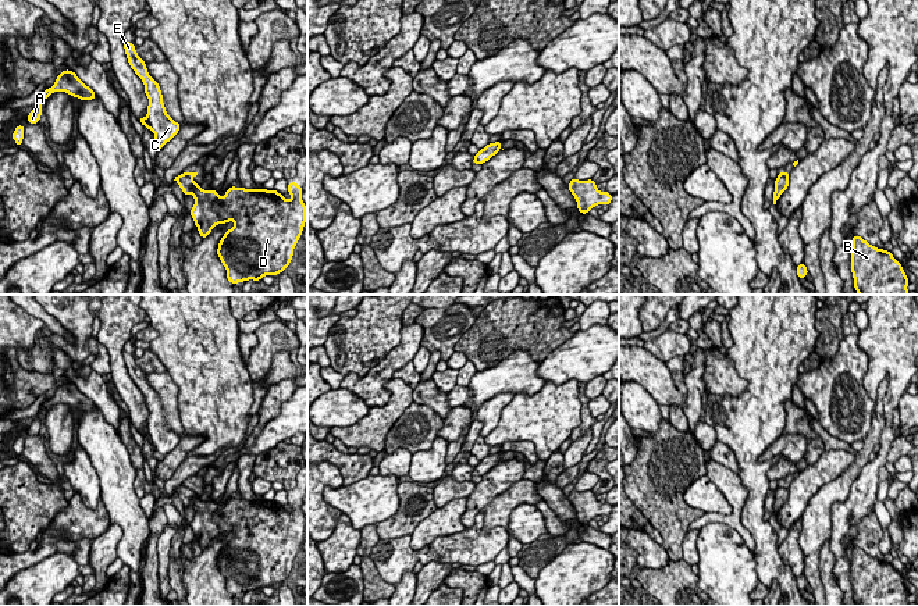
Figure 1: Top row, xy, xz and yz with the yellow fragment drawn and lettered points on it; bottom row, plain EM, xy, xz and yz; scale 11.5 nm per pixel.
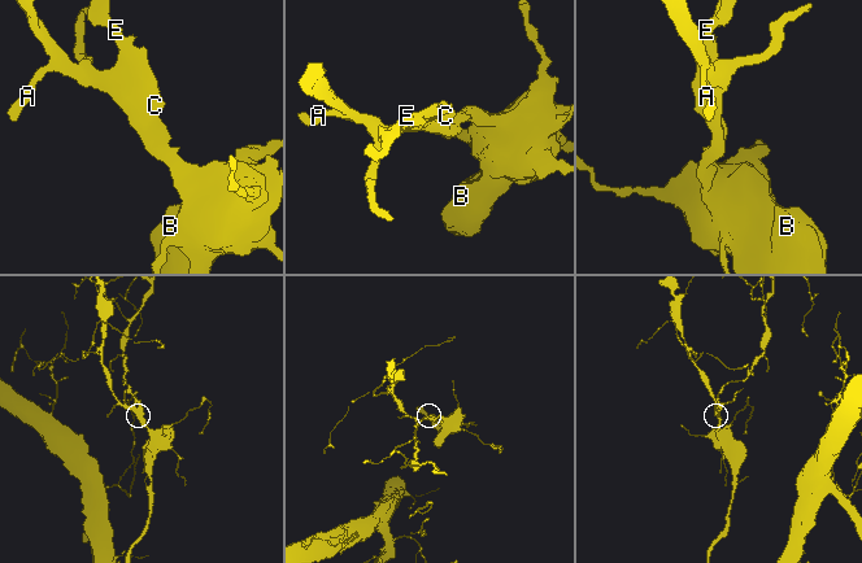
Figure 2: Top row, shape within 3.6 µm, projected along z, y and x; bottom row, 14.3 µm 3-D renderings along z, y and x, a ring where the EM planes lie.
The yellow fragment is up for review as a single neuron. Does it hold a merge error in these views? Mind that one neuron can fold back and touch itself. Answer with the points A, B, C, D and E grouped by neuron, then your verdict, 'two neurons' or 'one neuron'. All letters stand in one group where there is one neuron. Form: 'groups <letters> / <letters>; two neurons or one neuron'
groups A B D / C E; two neurons

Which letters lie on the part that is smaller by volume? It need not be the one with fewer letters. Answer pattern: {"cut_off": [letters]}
{"cut_off": ["A", "B", "D"]}

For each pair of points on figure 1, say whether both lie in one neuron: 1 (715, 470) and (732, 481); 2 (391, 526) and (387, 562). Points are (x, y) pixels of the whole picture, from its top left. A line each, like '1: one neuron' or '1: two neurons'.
1: one neuron
2: two neurons

